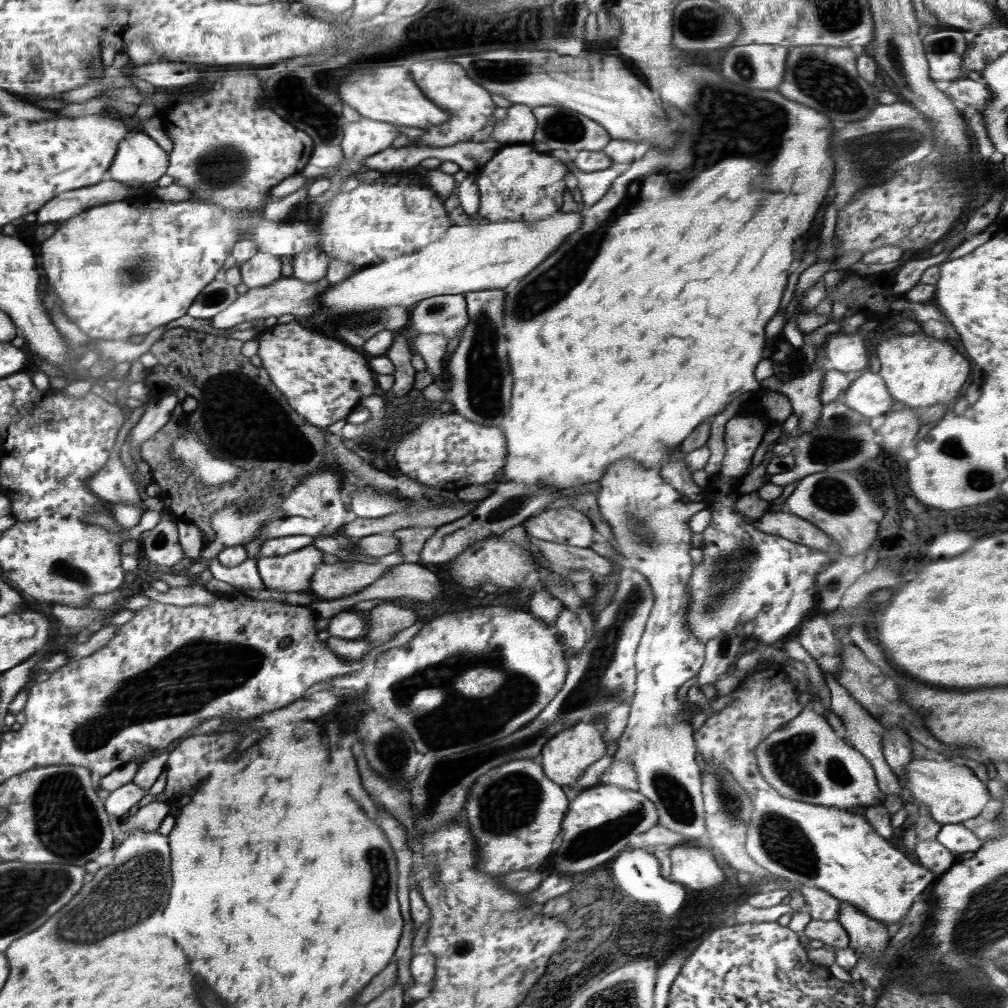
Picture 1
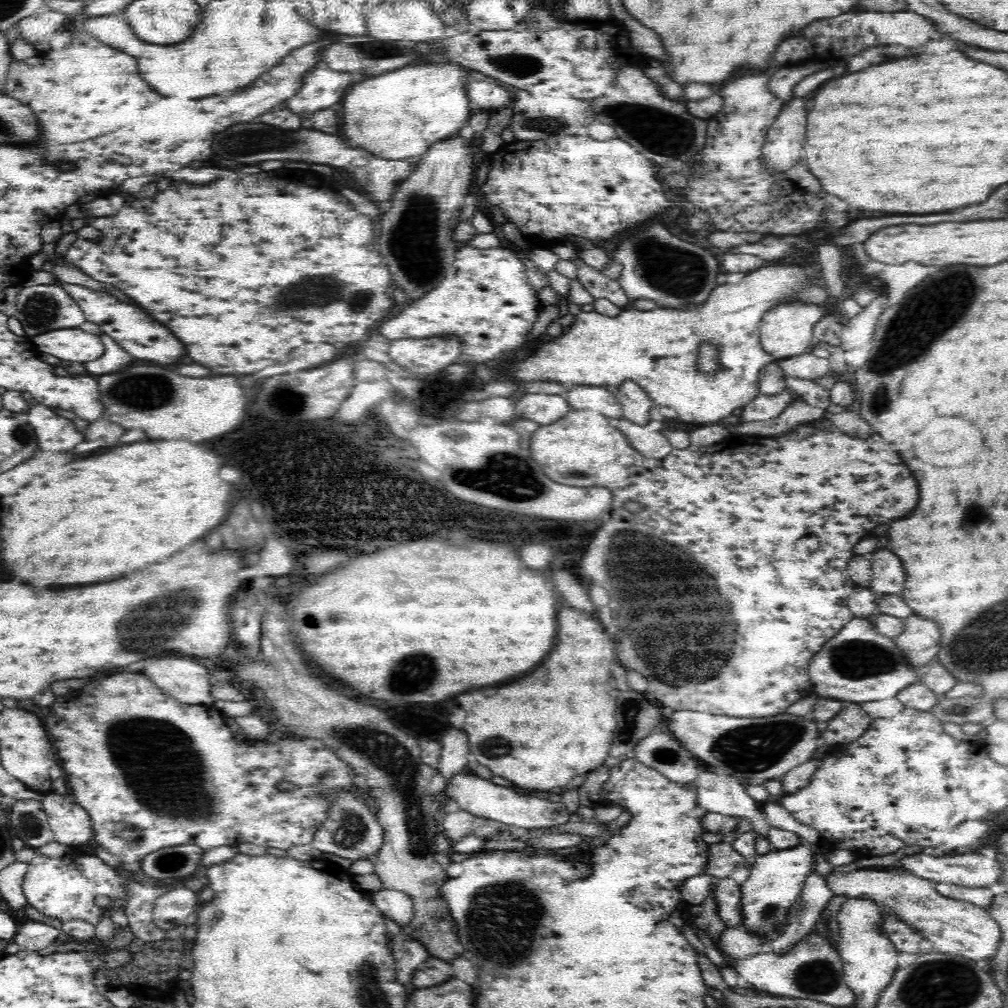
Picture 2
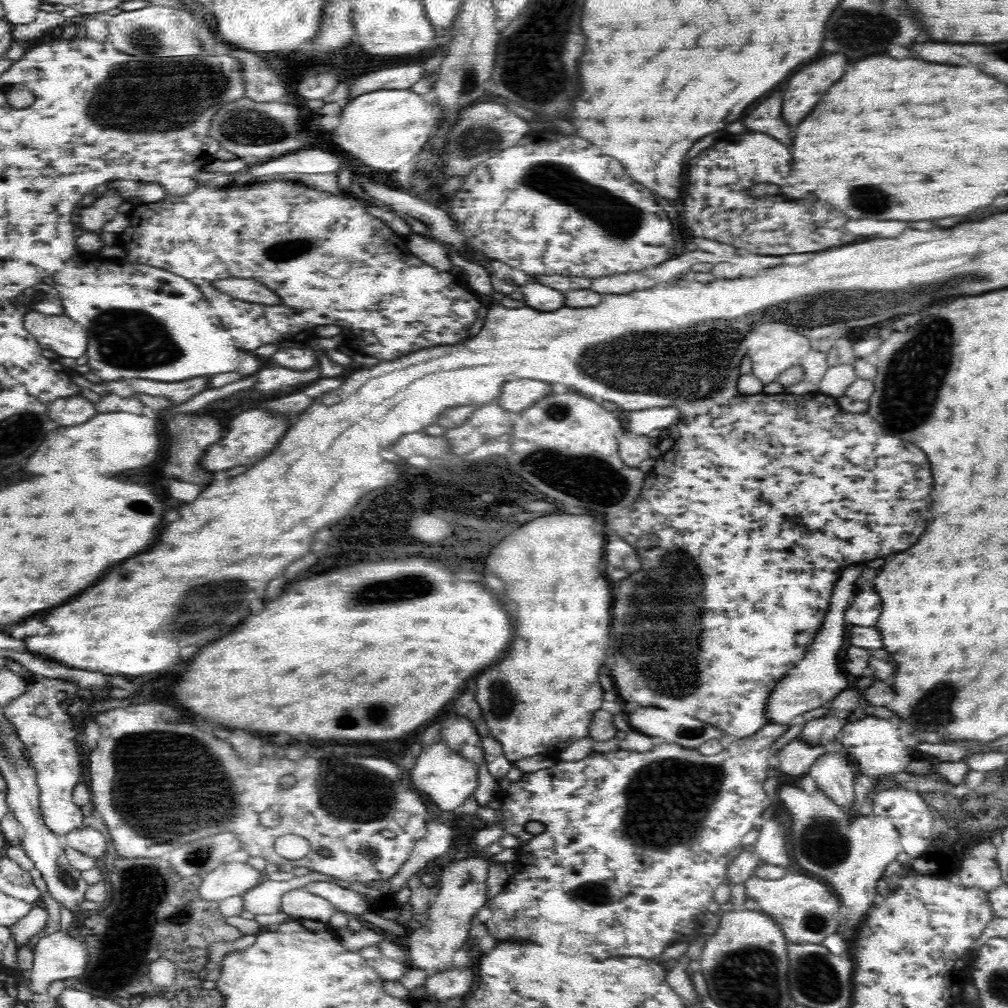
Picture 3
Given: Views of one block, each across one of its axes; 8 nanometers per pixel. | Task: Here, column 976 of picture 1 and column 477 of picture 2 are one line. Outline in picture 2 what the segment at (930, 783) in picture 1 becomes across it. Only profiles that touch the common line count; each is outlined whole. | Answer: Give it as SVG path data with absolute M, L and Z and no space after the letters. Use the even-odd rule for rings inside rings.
M468 770L452 776L444 792L452 801L456 801L458 808L466 812L520 828L556 828L575 819L562 802L553 802L525 794L519 789L497 785L488 779L476 777Z

